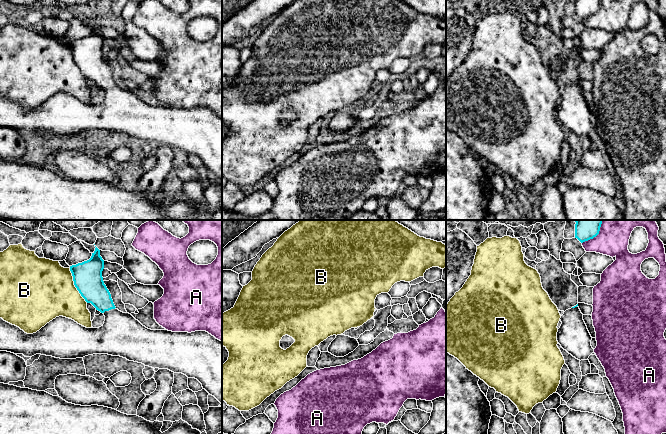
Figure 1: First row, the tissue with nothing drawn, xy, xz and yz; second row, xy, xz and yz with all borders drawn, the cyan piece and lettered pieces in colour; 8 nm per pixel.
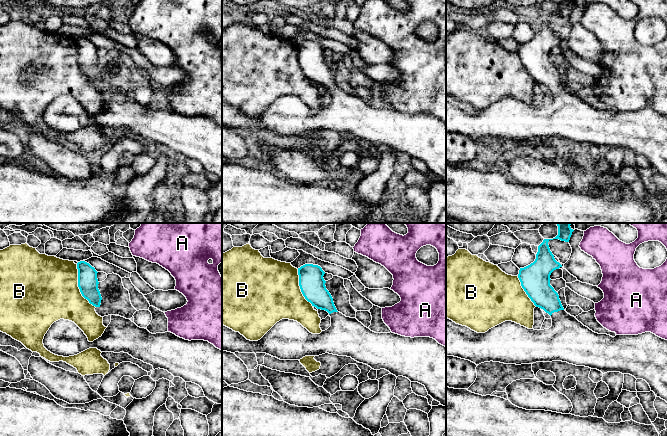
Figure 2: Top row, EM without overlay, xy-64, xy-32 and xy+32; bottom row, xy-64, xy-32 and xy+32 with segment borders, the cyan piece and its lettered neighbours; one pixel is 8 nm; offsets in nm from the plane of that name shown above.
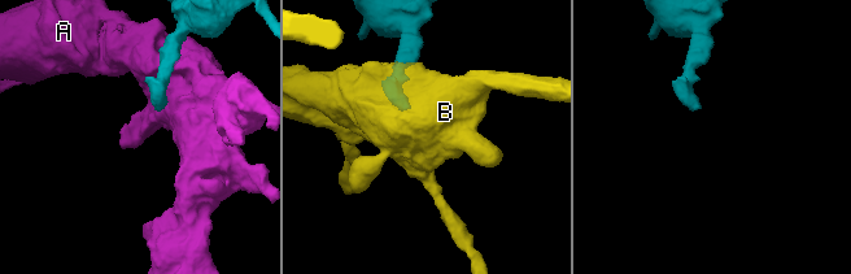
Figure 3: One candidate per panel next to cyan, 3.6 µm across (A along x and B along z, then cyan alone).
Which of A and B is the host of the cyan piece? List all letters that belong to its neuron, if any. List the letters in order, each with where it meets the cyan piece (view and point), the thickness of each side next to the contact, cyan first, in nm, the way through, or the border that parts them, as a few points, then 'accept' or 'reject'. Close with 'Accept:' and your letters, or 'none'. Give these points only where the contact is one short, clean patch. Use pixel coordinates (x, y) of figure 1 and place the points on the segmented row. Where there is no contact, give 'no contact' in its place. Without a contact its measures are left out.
A: yz (596, 235) | 220/280 nm | reject
B: xy (74, 284) | 240/480 nm | along xy (69, 268), (74, 286), (87, 302) | reject
Accept: none

